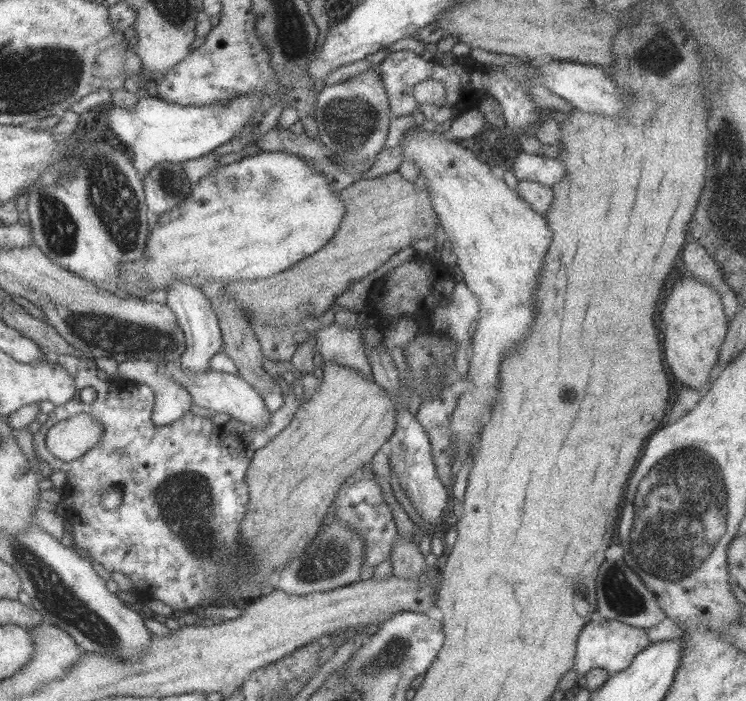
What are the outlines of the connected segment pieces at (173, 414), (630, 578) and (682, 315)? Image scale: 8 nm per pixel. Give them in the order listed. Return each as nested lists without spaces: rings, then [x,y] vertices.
[[[139,360],[124,361],[117,369],[117,377],[152,389],[155,399],[151,422],[159,426],[169,424],[190,412],[189,406],[192,402],[187,390],[163,372],[165,370],[166,366],[159,365],[159,362]]]
[[[621,558],[615,561],[604,559],[599,565],[596,576],[596,611],[603,618],[645,629],[655,626],[664,617],[663,611],[658,608],[655,593],[645,587],[637,573],[634,573]]]
[[[685,271],[673,283],[664,301],[661,320],[665,325],[665,348],[662,352],[667,366],[684,388],[701,390],[715,371],[721,343],[728,330],[719,294]]]

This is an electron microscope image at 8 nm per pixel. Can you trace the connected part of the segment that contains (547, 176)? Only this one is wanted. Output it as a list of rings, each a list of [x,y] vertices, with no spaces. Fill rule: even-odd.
[[[521,152],[513,160],[511,169],[519,181],[533,181],[551,187],[565,176],[565,166],[559,159]]]

